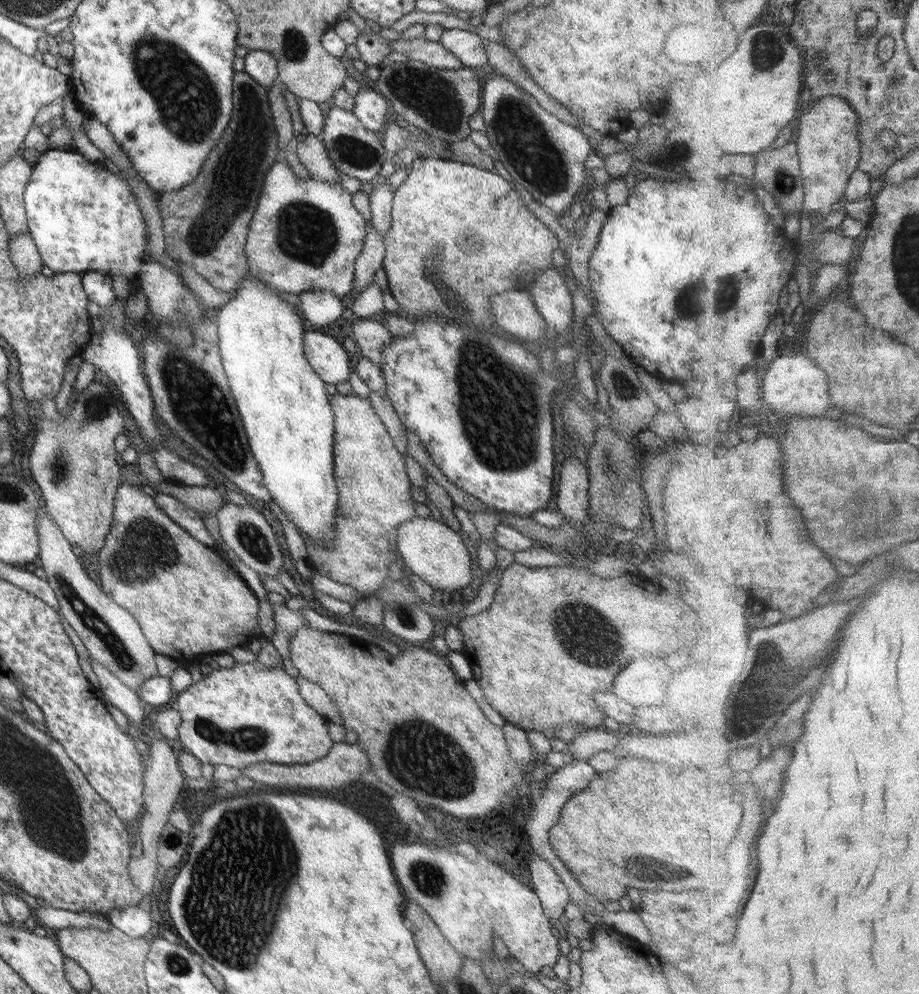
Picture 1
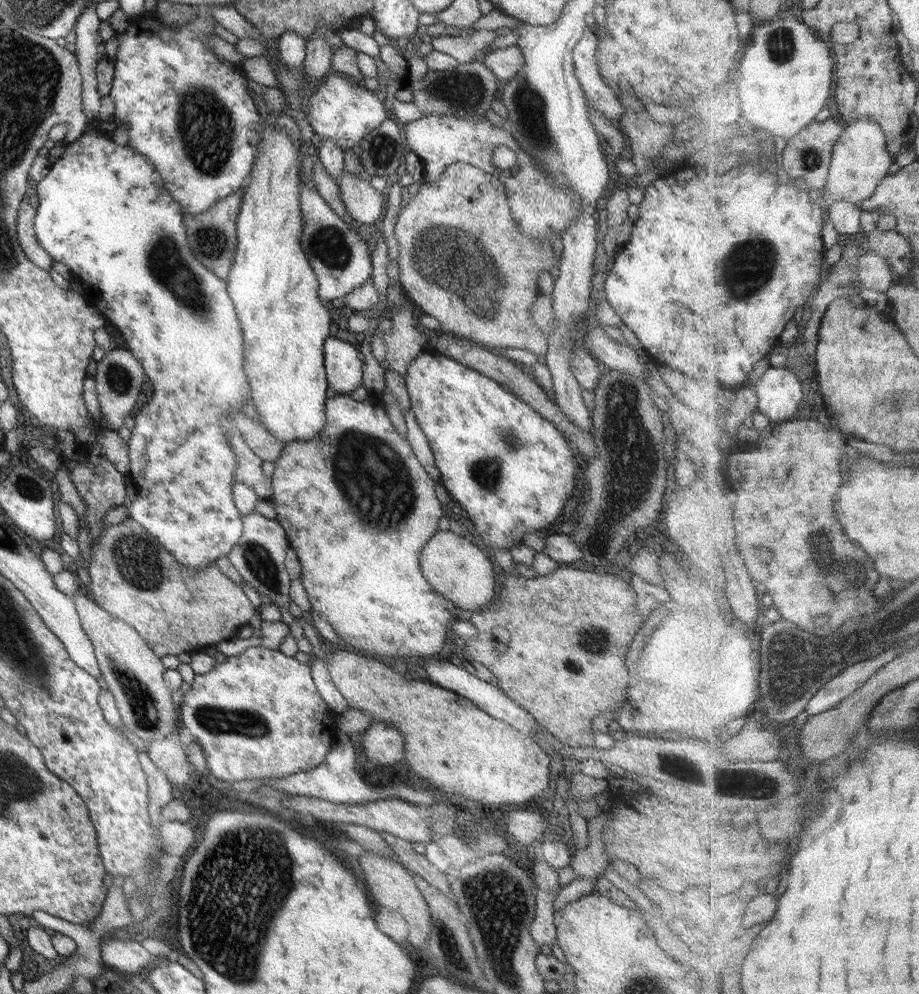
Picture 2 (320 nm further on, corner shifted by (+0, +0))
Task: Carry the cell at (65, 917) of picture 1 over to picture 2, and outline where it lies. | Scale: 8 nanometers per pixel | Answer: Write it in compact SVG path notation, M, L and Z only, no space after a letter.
M123 933L107 941L101 941L100 958L107 967L118 972L137 974L145 968L153 958L139 943L139 939L131 941Z

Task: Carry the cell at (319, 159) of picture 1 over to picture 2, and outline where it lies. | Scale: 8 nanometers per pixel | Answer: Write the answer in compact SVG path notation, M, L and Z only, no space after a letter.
M343 170L337 184L348 216L357 224L378 225L385 210L385 193L373 189L367 177Z

